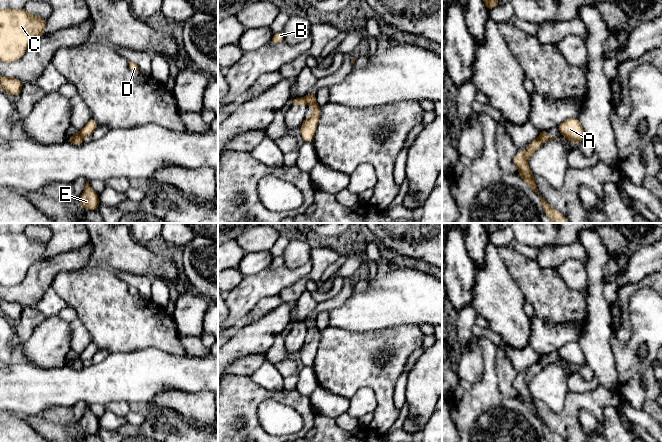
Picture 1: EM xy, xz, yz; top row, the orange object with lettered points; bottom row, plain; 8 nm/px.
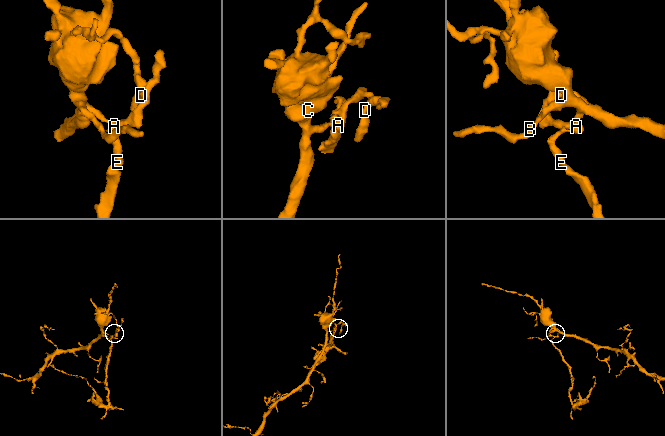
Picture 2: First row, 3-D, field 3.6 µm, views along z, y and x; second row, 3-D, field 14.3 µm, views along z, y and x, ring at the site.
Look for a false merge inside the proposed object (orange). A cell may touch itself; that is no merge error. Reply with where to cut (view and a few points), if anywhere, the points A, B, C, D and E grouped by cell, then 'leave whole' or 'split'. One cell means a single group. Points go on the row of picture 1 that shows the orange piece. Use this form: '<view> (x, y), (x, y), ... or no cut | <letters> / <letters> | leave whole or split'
xz (304, 97), (307, 104) | A B C D / E | split

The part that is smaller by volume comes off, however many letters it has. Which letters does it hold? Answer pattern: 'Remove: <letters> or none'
Remove: E

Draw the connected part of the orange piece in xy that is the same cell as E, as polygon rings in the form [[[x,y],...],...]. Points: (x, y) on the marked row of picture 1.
[[[86,181],[85,189],[80,197],[79,204],[89,211],[97,210],[99,208],[99,195],[90,186],[89,181]]]

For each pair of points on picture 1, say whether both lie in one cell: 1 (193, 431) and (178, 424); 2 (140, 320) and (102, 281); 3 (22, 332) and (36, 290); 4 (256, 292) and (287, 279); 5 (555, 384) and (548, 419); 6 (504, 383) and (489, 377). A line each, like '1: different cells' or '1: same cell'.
1: same cell
2: same cell
3: different cells
4: same cell
5: different cells
6: different cells

